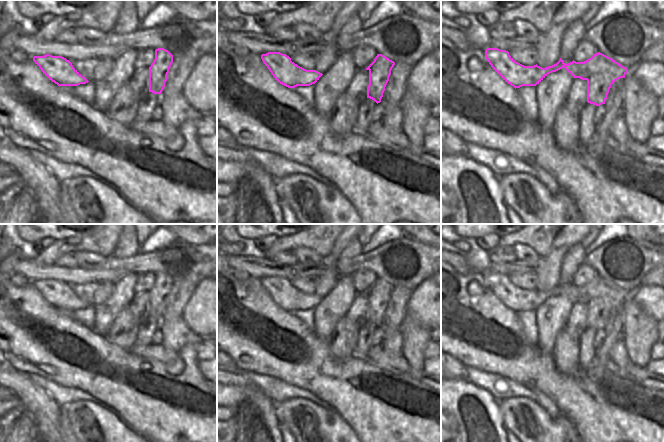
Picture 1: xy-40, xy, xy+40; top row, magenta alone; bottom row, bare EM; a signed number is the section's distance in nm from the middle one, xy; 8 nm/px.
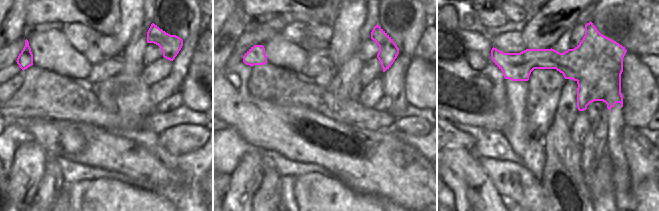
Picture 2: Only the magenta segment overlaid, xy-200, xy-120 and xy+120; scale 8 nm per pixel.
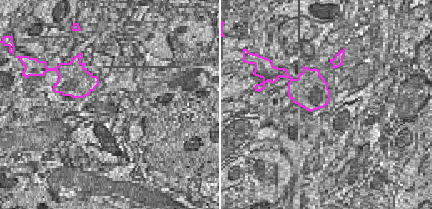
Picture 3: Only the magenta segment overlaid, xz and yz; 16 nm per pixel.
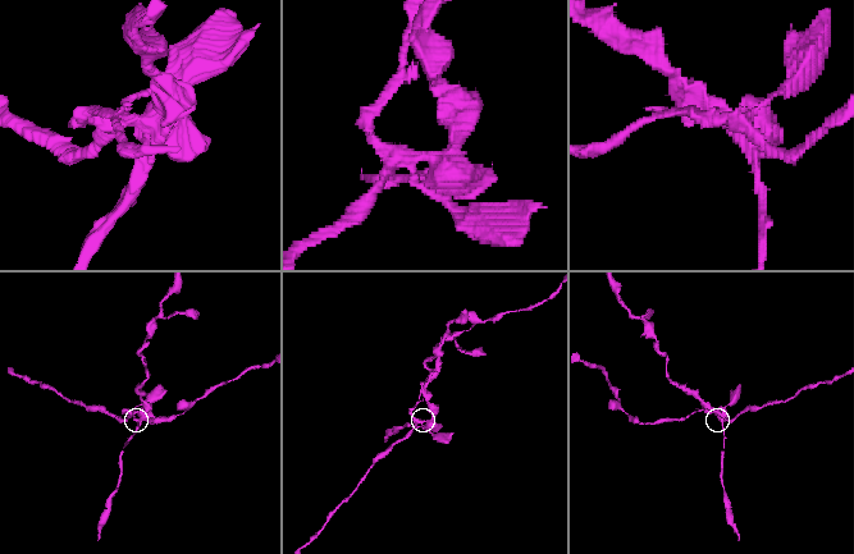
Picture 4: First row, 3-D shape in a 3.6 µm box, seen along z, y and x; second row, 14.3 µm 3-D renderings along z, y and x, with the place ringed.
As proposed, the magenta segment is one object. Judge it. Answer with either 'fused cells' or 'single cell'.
fused cells

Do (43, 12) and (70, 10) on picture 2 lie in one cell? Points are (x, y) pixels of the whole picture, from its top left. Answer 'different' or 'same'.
same

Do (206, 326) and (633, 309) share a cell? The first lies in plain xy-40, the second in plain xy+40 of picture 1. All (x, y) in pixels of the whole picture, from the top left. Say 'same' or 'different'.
different

